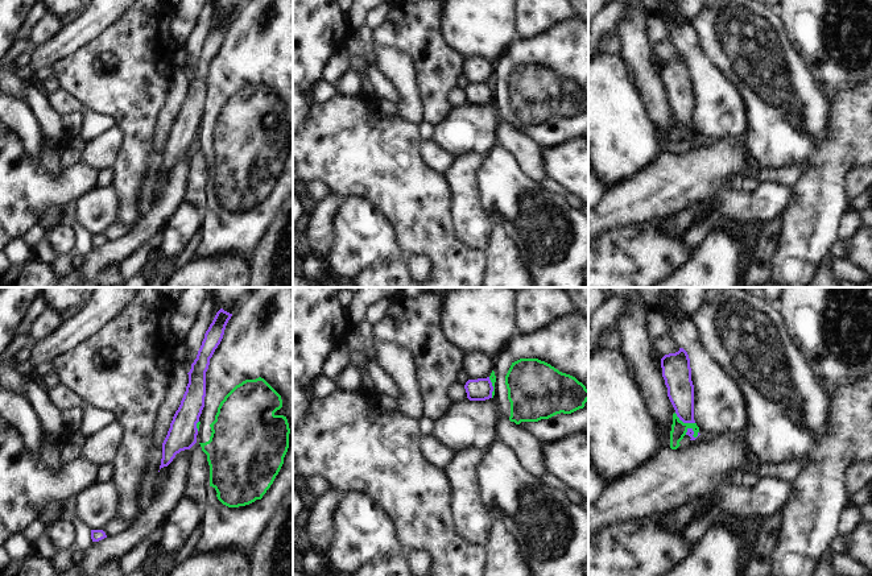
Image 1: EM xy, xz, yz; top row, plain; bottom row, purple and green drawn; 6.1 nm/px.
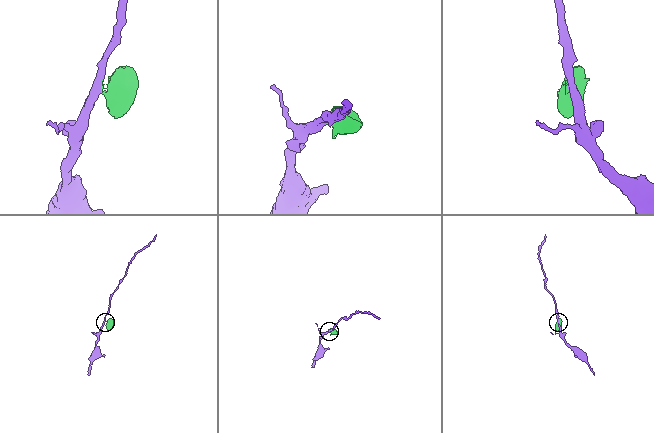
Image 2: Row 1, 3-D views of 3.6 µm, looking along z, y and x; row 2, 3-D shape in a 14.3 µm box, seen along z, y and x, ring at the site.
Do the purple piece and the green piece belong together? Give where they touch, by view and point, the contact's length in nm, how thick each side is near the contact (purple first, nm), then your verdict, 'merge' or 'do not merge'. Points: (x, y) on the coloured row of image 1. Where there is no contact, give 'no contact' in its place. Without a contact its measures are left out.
yz (685, 422) | 140 nm | 160/100 nm | do not merge

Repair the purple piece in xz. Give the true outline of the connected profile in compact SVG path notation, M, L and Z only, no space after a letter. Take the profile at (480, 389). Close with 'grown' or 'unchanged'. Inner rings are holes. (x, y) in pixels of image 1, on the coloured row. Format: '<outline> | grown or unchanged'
M489 377L468 380L464 389L470 401L485 401L492 398L493 386Z | unchanged

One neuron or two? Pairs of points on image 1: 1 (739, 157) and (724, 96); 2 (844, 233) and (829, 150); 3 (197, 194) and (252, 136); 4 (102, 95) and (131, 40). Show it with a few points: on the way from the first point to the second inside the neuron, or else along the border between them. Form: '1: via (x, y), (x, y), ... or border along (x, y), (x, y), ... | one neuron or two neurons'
1: border along (703, 139), (738, 137), (743, 143) | two neurons
2: border along (848, 206), (840, 219), (838, 237) | two neurons
3: border along (201, 150), (209, 170), (207, 204), (203, 211) | two neurons
4: via (114, 82), (131, 62), (131, 53) | one neuron

